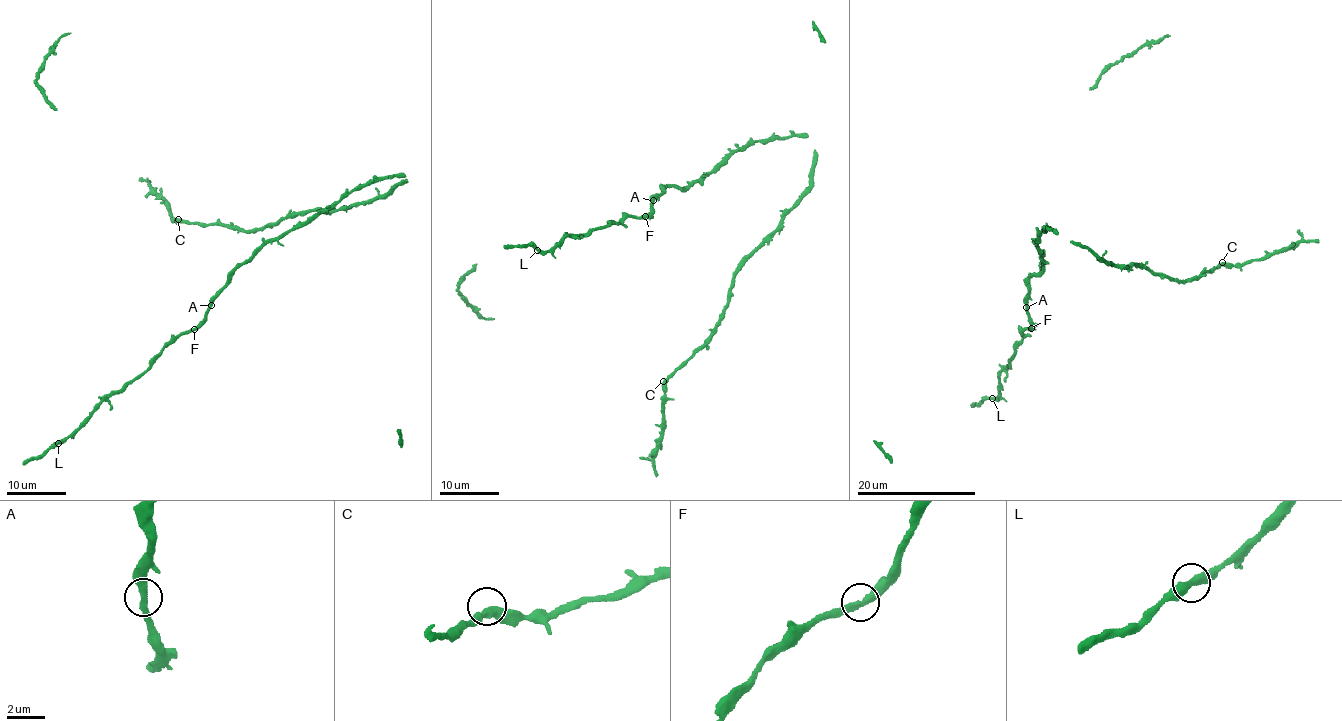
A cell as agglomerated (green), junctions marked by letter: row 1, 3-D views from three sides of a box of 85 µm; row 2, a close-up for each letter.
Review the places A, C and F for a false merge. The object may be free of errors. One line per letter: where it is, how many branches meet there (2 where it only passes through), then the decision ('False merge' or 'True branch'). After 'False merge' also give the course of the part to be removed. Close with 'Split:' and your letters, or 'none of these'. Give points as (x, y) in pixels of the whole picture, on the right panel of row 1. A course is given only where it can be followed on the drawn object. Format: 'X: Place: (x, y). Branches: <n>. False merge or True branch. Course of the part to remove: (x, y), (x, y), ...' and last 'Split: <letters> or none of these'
A: Place: (1026, 307). Branches: 2. True branch
C: Place: (1222, 262). Branches: 2. True branch
F: Place: (1031, 328). Branches: 2. True branch
Split: none of these

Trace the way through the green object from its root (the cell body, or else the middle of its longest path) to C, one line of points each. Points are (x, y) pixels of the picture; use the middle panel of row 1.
C: (804, 194), (742, 263), (716, 330), (663, 381)

